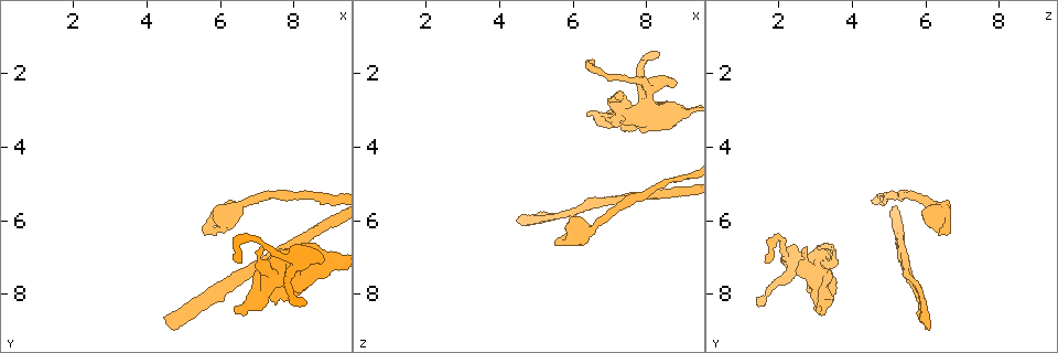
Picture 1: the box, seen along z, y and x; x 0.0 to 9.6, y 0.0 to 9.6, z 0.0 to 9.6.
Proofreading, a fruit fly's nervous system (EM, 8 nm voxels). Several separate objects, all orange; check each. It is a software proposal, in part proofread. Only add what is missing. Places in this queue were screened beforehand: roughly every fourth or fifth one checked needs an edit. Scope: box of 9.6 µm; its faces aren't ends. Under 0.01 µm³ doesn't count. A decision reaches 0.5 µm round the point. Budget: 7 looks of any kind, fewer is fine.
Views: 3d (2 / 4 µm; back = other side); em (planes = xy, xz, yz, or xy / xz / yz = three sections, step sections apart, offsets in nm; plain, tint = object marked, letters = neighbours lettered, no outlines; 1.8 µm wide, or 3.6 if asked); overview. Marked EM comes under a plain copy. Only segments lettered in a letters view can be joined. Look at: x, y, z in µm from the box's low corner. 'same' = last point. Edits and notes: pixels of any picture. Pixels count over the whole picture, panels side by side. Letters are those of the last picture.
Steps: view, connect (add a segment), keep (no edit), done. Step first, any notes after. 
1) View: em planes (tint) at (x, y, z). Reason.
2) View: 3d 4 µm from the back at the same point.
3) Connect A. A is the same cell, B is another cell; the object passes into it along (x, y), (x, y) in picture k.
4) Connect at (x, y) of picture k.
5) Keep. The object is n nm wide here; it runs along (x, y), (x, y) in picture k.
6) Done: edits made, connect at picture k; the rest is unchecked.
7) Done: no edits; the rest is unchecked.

View: 3d 4 µm at (6.55, 7.15, 1.70).

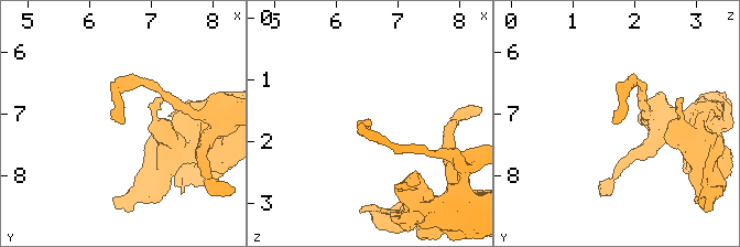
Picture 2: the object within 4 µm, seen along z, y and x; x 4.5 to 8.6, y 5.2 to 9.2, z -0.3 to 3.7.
View: em planes (letters) at (6.55, 7.20, 1.70). Shape alone is not enough.

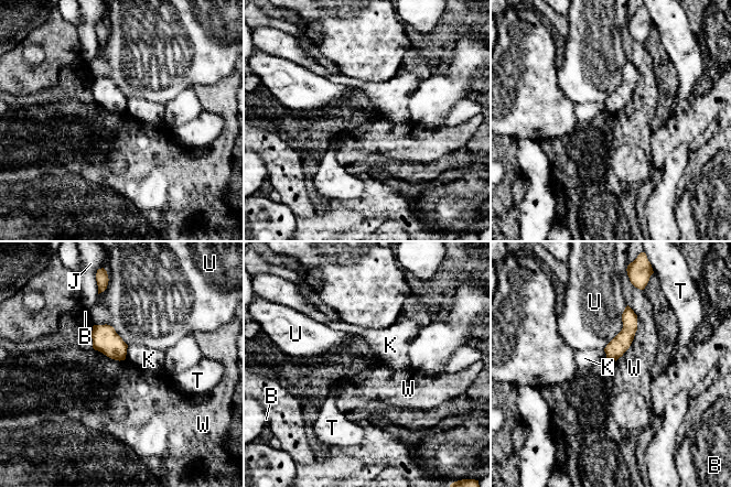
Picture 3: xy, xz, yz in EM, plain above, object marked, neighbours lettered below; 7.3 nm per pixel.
Keep. B, J, K, T, U and W are other cells; a border runs along (627, 304), (636, 332), (621, 357) in picture 3; none of them fits.

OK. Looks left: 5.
View: 3d 4 µm at (6.40, 8.50, 3.05). Free end.

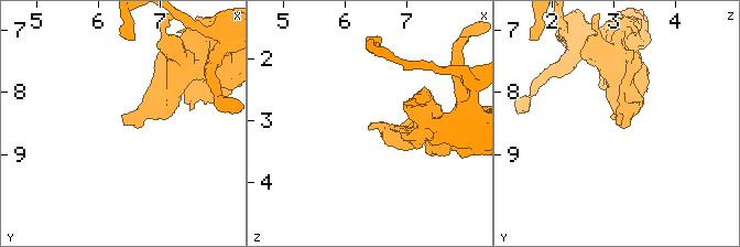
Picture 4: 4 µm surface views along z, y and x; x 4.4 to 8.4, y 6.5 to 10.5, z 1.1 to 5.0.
View: em xz step 4 (tint) at (6.40, 8.55, 3.10).

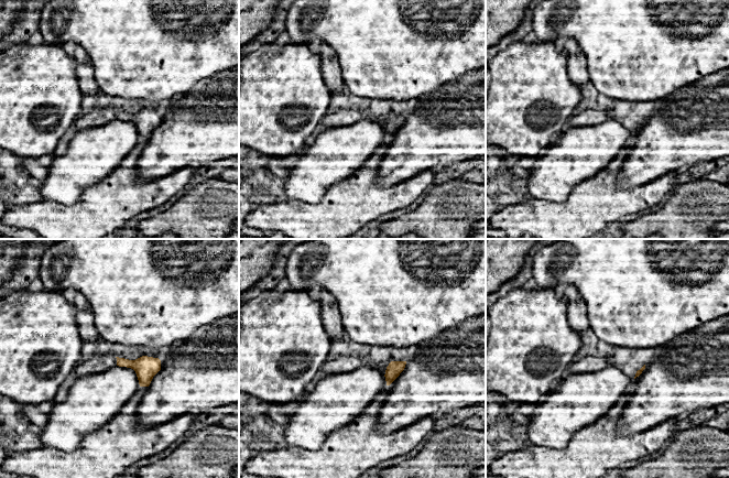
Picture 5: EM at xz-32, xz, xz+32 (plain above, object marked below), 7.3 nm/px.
View: em planes (letters) at the same point. Cut it another way.

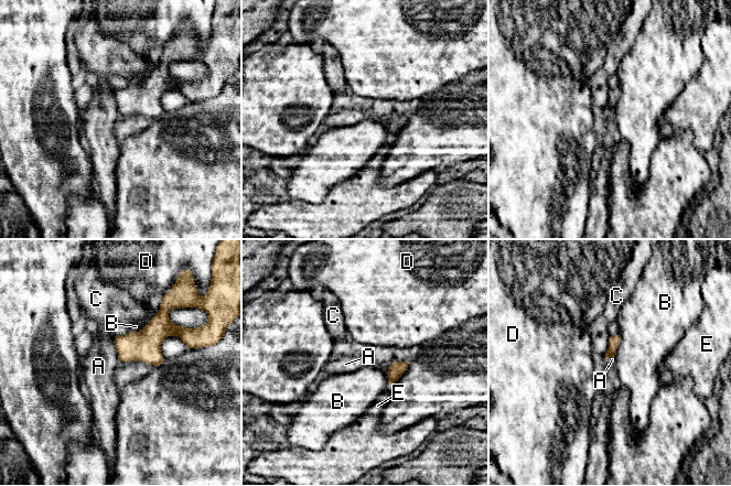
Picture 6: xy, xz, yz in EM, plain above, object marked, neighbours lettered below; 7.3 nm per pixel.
Keep. A, B, C, D and E are other cells; a border runs along (114, 342), (119, 359) in picture 6; none of them fits.

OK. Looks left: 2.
View: 3d 2 µm at (4.70, 9.00, 6.10). Branch stops here.

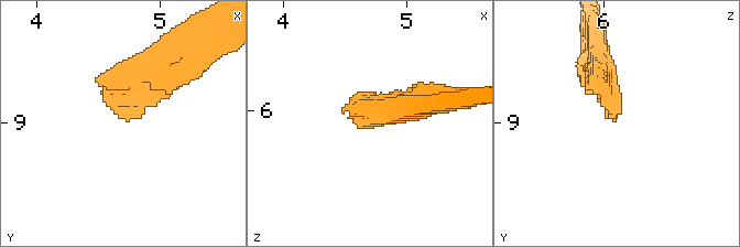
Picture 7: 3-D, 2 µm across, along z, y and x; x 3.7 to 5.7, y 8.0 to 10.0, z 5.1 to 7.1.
View: em planes (letters) at (4.68, 8.96, 6.06).

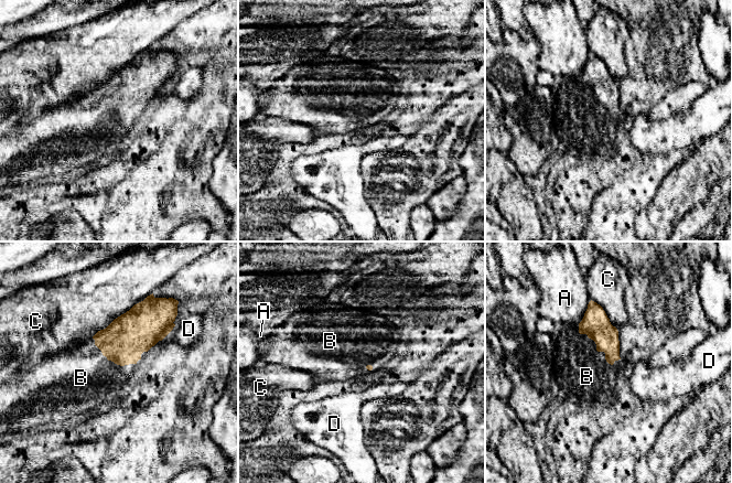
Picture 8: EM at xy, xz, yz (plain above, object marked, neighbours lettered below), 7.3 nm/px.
Connect B. B is the same cell, A, C and D are other cells; the object passes into it along (122, 342), (117, 364), (86, 378) in picture 8; the neuron continues.

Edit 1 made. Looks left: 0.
Done: edits made, connect at picture 8; the rest is unchecked.

